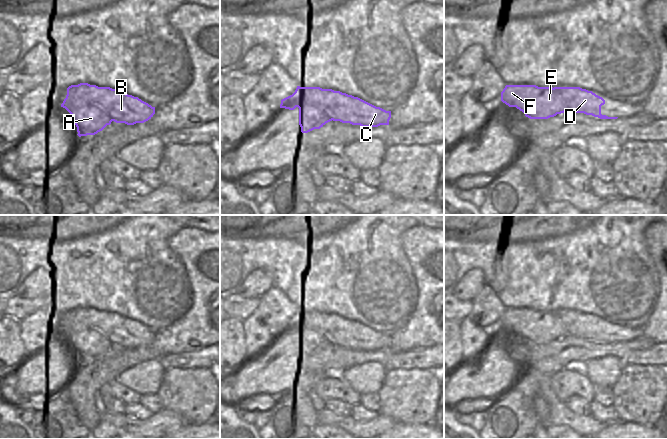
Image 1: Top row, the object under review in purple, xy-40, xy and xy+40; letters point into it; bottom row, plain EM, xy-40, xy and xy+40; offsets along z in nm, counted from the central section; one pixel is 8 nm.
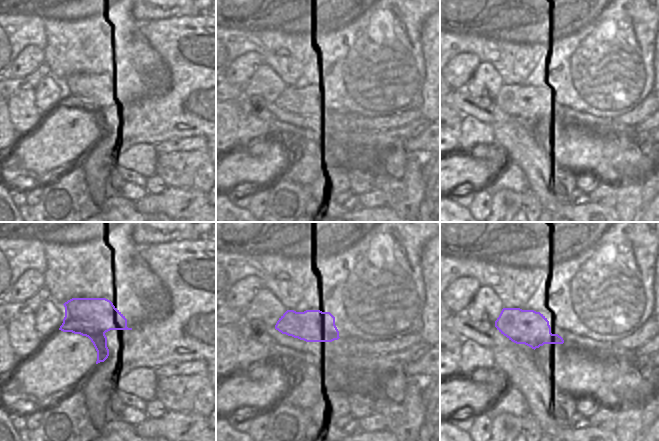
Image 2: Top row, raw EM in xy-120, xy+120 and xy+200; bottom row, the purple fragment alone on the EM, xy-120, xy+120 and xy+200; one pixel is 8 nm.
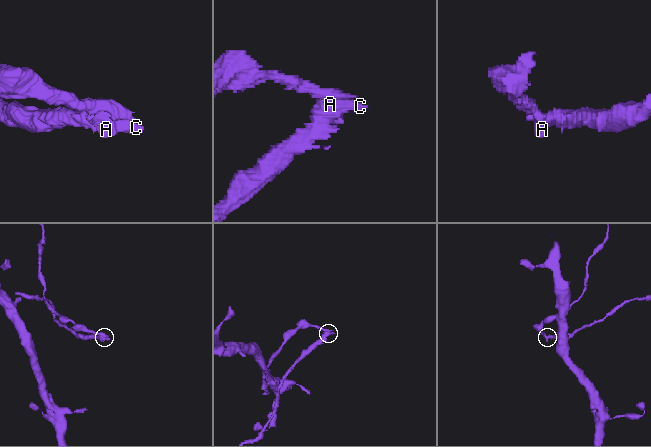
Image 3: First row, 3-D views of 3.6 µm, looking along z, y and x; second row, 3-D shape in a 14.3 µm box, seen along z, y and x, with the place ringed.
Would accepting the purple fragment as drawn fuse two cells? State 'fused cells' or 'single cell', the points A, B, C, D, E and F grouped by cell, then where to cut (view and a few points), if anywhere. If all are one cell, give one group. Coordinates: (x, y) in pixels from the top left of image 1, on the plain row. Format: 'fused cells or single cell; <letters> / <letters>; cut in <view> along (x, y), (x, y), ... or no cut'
fused cells; A E F / B C D; cut in xy along (302, 311), (297, 328), (311, 313), (311, 325), (331, 344)

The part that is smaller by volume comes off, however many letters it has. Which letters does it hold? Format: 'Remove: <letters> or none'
Remove: A, E, F

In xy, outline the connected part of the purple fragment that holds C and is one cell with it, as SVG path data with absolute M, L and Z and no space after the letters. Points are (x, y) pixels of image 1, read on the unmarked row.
M303 311L297 322L297 330L303 328L310 313L313 314L311 316L311 326L326 333L329 336L329 342L333 345L362 351L389 349L391 335L386 335L358 321L332 313Z

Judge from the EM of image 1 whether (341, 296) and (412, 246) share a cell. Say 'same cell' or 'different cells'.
different cells

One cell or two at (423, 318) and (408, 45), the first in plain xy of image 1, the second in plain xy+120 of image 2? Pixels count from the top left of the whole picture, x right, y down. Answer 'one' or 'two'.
two

